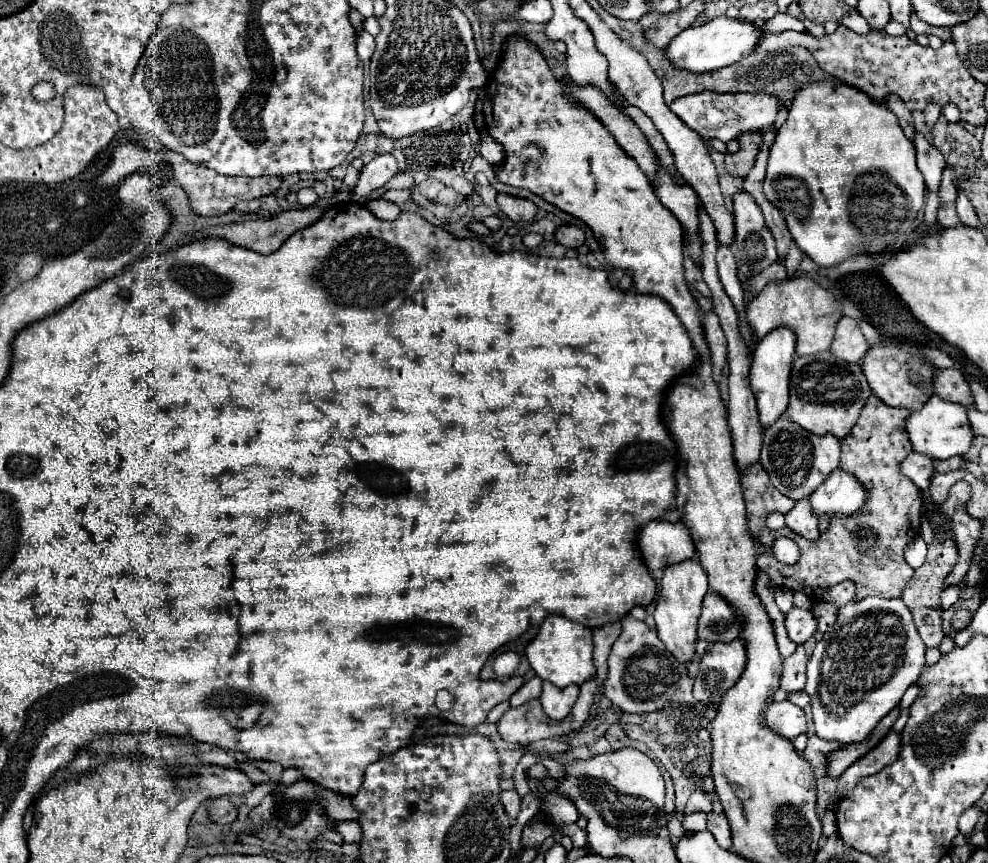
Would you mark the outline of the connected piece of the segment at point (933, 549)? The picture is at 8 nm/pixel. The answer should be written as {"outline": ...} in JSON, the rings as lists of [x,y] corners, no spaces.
{"outline":[[[936,537],[928,547],[928,557],[926,557],[924,565],[912,575],[912,579],[908,581],[908,585],[902,591],[902,601],[912,611],[914,625],[926,647],[938,647],[944,639],[944,633],[942,633],[942,613],[944,611],[938,607],[938,599],[944,591],[944,579],[952,571],[956,561],[958,561],[958,551],[956,551],[954,543],[948,537],[942,541]]]}

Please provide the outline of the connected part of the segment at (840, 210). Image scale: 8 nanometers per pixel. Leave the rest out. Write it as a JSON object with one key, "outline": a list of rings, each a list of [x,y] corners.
{"outline":[[[814,81],[814,83],[804,83],[800,87],[800,91],[794,93],[794,99],[788,107],[788,117],[782,123],[782,127],[776,133],[774,139],[774,151],[770,149],[770,157],[768,157],[768,173],[764,179],[764,193],[768,197],[770,203],[774,203],[774,207],[778,207],[788,223],[788,229],[792,233],[792,239],[796,241],[796,245],[818,265],[822,267],[830,267],[836,263],[842,263],[848,257],[858,257],[864,253],[864,249],[874,251],[882,251],[888,245],[894,245],[916,221],[918,211],[924,207],[924,197],[926,197],[926,185],[924,185],[924,177],[916,167],[916,149],[914,143],[906,139],[906,135],[902,133],[896,115],[884,107],[882,103],[870,99],[866,93],[858,91],[852,85],[846,85],[842,81]]]}

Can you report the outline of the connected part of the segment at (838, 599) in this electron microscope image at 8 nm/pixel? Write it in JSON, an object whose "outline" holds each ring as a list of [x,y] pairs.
{"outline":[[[842,581],[842,583],[826,589],[826,593],[820,597],[820,603],[834,603],[836,607],[842,607],[842,605],[846,605],[846,603],[852,601],[854,593],[856,593],[854,591],[854,583]]]}

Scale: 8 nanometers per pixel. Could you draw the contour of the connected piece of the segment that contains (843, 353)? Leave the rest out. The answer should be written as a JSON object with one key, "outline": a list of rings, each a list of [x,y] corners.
{"outline":[[[842,317],[836,327],[834,343],[830,349],[832,355],[848,363],[858,363],[868,349],[870,345],[858,327],[858,321],[852,317]]]}

